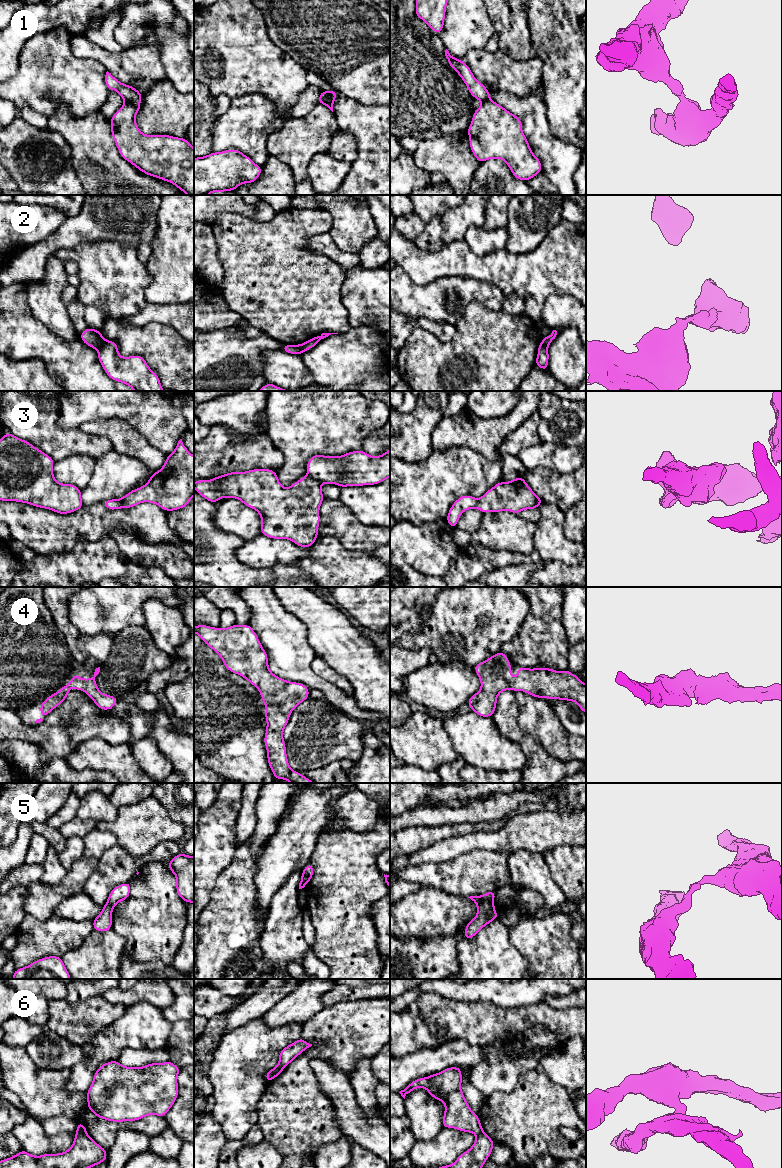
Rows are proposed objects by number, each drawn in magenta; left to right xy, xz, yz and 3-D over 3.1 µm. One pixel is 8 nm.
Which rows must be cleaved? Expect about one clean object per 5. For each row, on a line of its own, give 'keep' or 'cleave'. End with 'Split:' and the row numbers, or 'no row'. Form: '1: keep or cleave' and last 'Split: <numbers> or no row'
1: cleave
2: cleave
3: cleave
4: keep
5: cleave
6: cleave
Split: 1, 2, 3, 5, 6

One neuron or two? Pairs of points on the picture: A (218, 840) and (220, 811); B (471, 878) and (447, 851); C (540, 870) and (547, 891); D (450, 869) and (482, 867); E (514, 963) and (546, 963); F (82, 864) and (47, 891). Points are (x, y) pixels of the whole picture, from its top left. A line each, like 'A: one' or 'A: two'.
A: one
B: two
C: one
D: one
E: two
F: one

